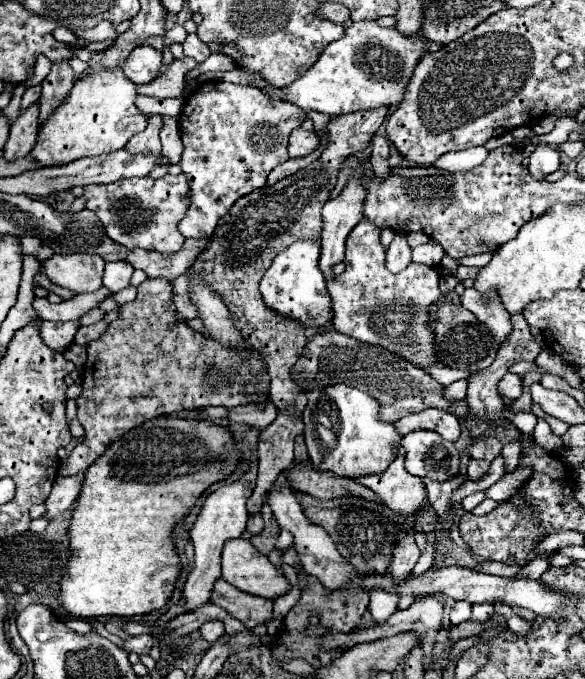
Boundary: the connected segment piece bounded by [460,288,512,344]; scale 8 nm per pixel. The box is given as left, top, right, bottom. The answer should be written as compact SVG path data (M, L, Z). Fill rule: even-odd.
M466 288L466 292L462 294L460 302L482 324L486 324L490 328L490 332L494 334L494 338L496 338L498 344L510 334L510 330L512 330L510 314L504 308L504 304L500 304L500 296L498 296L496 288L492 288L488 294L478 292L476 288Z

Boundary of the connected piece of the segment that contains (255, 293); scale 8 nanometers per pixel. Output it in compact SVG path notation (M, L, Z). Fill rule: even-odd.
M372 108L372 110L364 110L364 112L350 112L350 114L344 114L344 116L338 116L332 120L332 130L330 136L328 136L328 146L324 148L322 156L312 162L308 168L276 182L274 186L266 186L266 188L260 188L260 190L254 190L246 196L242 196L240 200L236 200L232 204L232 208L228 210L228 214L224 218L220 218L218 226L216 226L216 232L210 236L208 240L208 248L198 256L198 260L194 262L194 268L198 272L202 272L204 280L208 284L212 284L212 288L222 296L224 304L228 306L228 310L236 316L236 318L244 318L244 320L236 320L238 322L238 328L240 332L246 336L248 344L252 348L256 348L264 360L266 360L266 366L268 366L268 374L272 378L272 386L270 386L270 398L274 402L276 408L288 408L292 404L296 404L296 412L302 414L302 408L308 403L306 395L300 395L300 388L298 384L294 382L292 378L292 368L300 356L300 352L304 350L304 344L306 344L306 328L298 322L298 320L290 320L282 314L276 314L276 310L268 308L266 304L262 304L262 294L258 290L258 284L264 276L264 272L270 268L272 260L276 258L276 254L280 254L286 244L292 244L300 238L318 238L320 236L320 230L322 230L322 206L324 202L328 200L330 196L330 190L336 186L336 178L338 178L338 168L340 168L340 162L356 152L362 152L370 138L378 132L380 124L384 122L384 118L388 116L388 108Z

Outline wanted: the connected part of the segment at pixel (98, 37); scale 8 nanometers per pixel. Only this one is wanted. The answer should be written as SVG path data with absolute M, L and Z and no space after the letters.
M102 20L96 26L84 28L84 30L74 30L74 28L70 28L70 30L76 38L84 38L86 42L108 42L108 40L114 42L120 36L116 26L110 20Z

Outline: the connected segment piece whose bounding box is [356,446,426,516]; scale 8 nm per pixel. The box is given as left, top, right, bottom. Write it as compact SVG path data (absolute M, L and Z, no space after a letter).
M398 448L394 462L382 472L372 476L356 478L358 484L364 484L380 496L380 500L390 506L394 512L404 516L414 514L422 504L426 504L426 488L420 476L412 476L404 468L404 448Z

